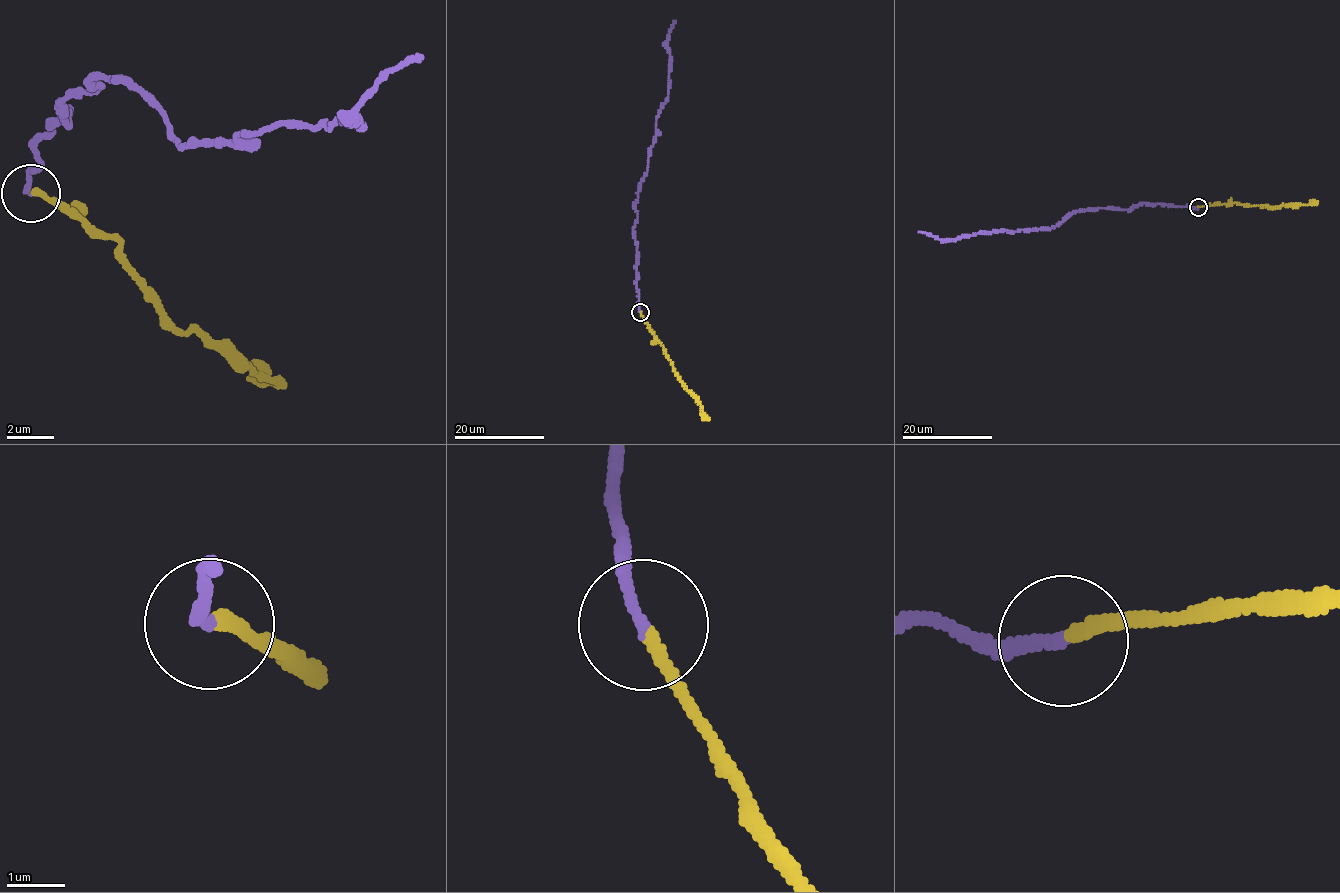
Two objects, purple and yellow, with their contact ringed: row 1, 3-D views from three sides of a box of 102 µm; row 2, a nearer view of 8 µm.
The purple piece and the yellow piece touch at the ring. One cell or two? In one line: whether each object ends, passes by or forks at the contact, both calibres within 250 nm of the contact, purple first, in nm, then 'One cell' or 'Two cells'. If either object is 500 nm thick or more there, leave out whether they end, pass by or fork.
At the ring purple ends. At the ring yellow ends. Thickness 220 nm (purple) against 240 nm. Two cells

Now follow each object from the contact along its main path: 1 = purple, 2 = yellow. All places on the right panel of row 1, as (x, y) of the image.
1: (1198, 207), (1140, 203), (1128, 210), (1087, 209), (1073, 211), (1049, 228), (979, 231), (952, 239), (919, 231)
2: (1198, 207), (1235, 203), (1272, 207), (1318, 202)

